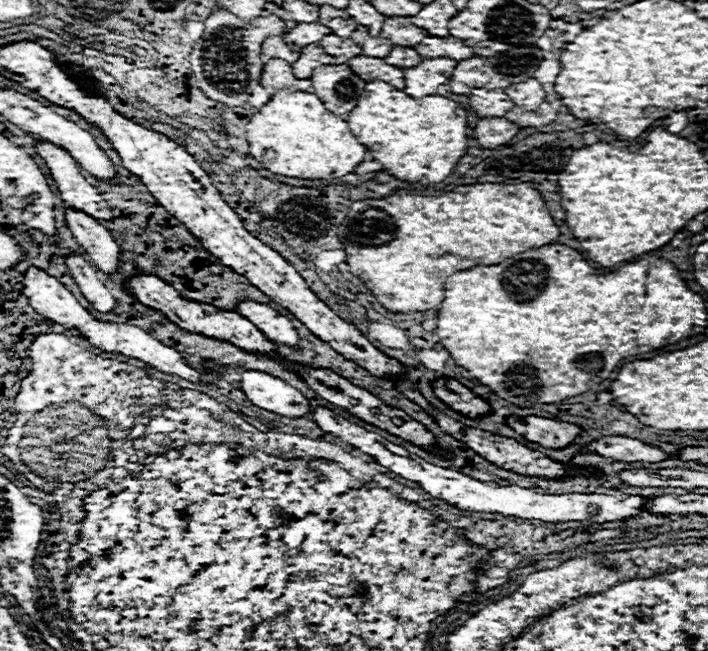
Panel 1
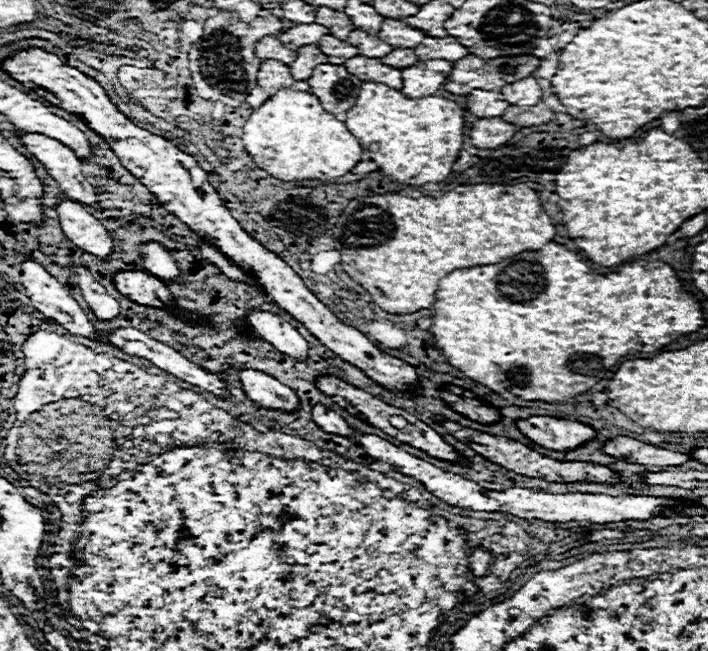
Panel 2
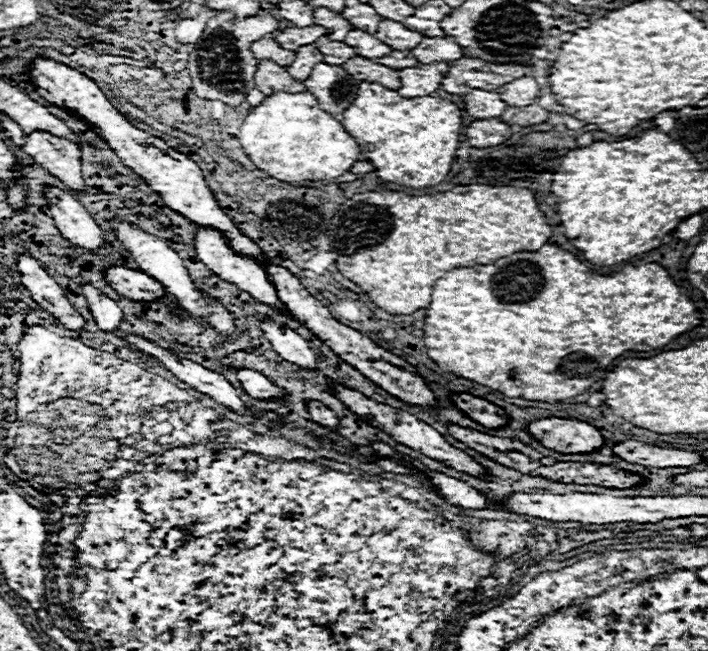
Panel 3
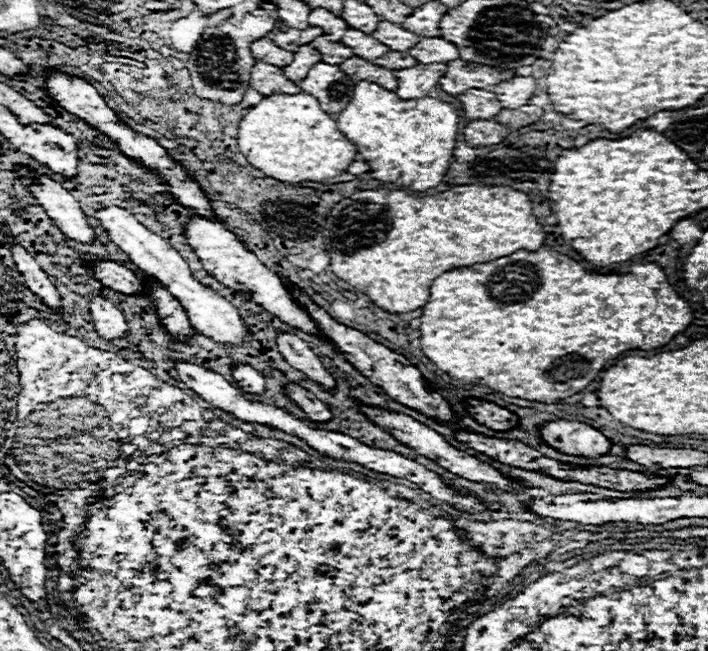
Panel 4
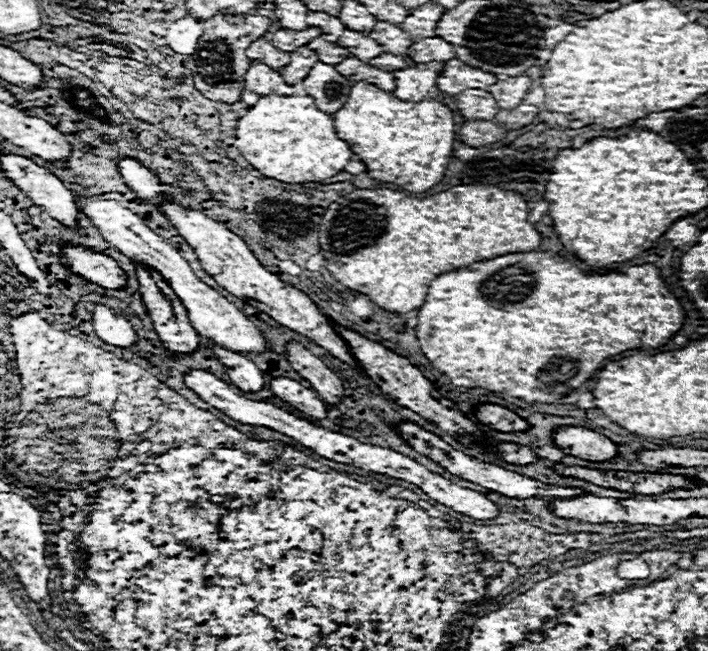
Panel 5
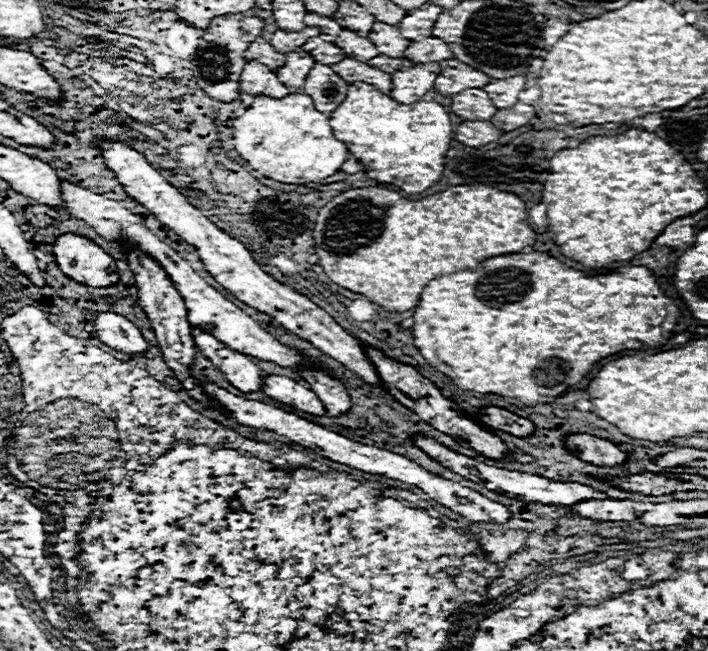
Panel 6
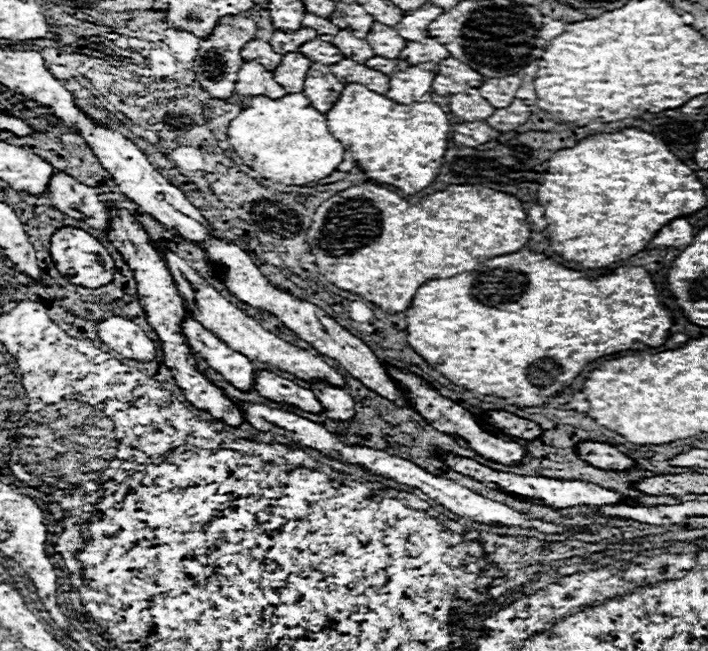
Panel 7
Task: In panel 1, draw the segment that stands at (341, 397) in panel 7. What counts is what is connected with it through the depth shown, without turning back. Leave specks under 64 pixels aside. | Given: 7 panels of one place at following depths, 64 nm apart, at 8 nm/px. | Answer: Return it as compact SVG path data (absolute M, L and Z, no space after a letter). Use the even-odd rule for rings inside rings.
M244 300L238 306L238 310L274 344L288 346L288 348L300 346L300 336L296 332L296 328L290 324L290 320L286 316L278 314L276 310L268 308L266 304Z

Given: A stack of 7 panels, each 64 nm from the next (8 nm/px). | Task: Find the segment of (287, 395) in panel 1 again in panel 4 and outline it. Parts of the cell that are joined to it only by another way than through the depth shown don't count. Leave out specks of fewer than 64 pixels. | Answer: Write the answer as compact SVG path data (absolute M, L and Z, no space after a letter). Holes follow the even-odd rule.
M236 362L232 366L232 376L234 380L238 382L238 388L244 390L244 392L250 392L250 394L262 394L264 392L264 376L252 368L250 364L242 364L242 362Z

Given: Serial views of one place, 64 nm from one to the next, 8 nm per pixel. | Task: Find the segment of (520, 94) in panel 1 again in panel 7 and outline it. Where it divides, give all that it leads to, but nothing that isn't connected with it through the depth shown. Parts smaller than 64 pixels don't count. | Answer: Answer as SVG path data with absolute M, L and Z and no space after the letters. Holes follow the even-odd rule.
M518 76L486 78L478 86L478 90L494 108L506 108L516 98L516 90L518 90L520 84L522 84L522 80Z

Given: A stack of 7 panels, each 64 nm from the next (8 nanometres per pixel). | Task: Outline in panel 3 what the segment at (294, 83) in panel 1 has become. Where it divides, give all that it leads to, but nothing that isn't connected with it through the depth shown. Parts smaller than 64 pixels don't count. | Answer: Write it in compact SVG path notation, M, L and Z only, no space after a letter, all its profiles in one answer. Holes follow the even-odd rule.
M262 60L258 62L258 70L254 74L254 86L264 92L266 96L270 96L275 92L290 92L299 93L304 92L304 84L294 80L284 66L278 66L270 60Z

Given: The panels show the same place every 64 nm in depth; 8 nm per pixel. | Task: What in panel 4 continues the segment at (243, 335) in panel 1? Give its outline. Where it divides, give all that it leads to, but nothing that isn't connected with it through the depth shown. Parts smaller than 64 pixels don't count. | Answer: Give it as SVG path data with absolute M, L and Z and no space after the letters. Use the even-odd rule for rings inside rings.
M94 260L90 264L92 274L96 280L106 284L106 288L112 288L122 294L134 294L134 292L146 292L146 284L142 278L138 278L132 270L120 266L112 260Z

